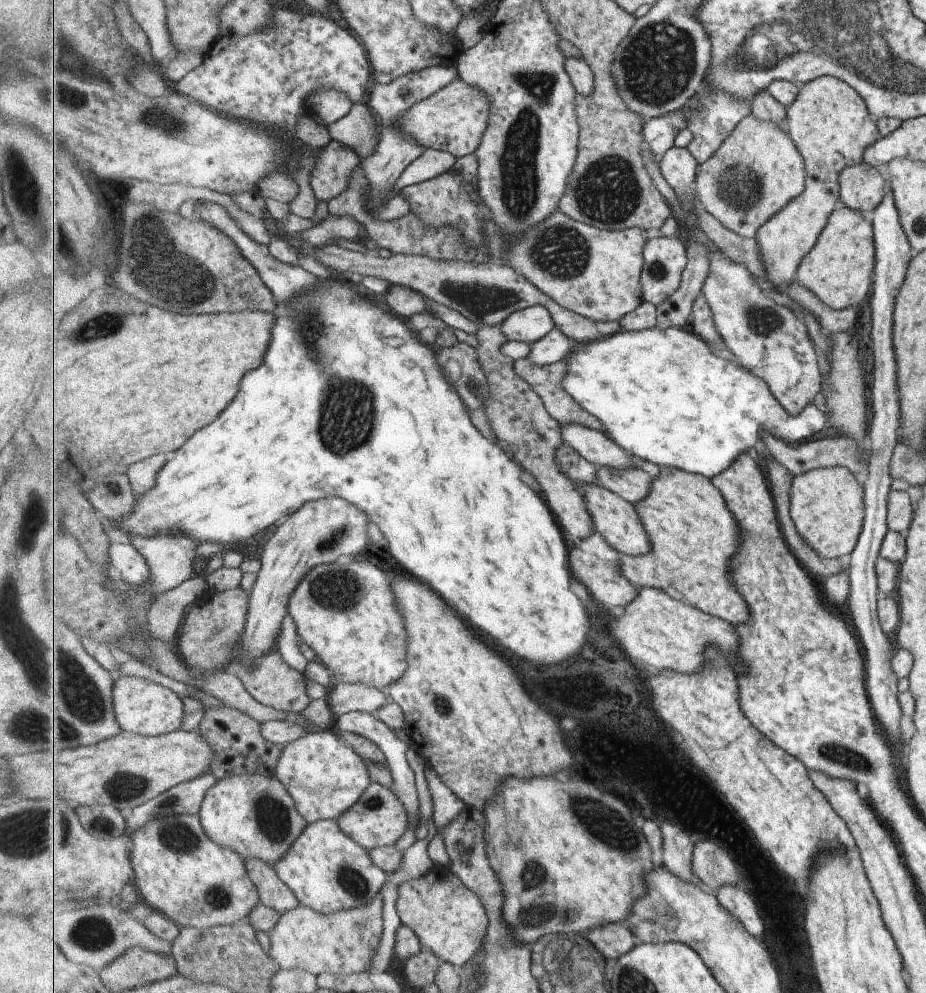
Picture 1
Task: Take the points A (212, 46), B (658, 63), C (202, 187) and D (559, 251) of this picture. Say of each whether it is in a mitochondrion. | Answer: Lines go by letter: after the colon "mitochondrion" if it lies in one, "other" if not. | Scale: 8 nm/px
A: other
B: mitochondrion
C: other
D: mitochondrion

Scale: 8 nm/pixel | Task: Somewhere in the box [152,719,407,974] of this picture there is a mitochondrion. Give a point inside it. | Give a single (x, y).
(274, 819)

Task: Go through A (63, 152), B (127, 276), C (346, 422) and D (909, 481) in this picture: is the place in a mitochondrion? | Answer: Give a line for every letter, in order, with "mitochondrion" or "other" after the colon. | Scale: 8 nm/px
A: other
B: mitochondrion
C: mitochondrion
D: other

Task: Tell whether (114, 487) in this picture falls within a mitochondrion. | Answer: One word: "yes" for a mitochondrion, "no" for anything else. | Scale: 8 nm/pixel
yes

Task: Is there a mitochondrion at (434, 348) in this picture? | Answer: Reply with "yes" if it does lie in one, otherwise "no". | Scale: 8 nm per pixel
no

